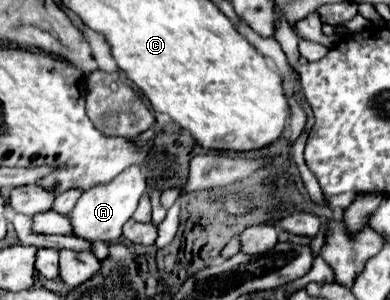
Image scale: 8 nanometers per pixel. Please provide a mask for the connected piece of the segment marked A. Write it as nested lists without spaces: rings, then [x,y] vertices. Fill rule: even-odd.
[[[145,166],[125,168],[125,172],[121,172],[121,176],[115,176],[109,184],[89,188],[89,192],[83,192],[83,196],[79,198],[77,206],[71,212],[75,234],[81,236],[83,240],[103,240],[103,242],[119,240],[123,224],[133,216],[145,188],[147,188]]]

